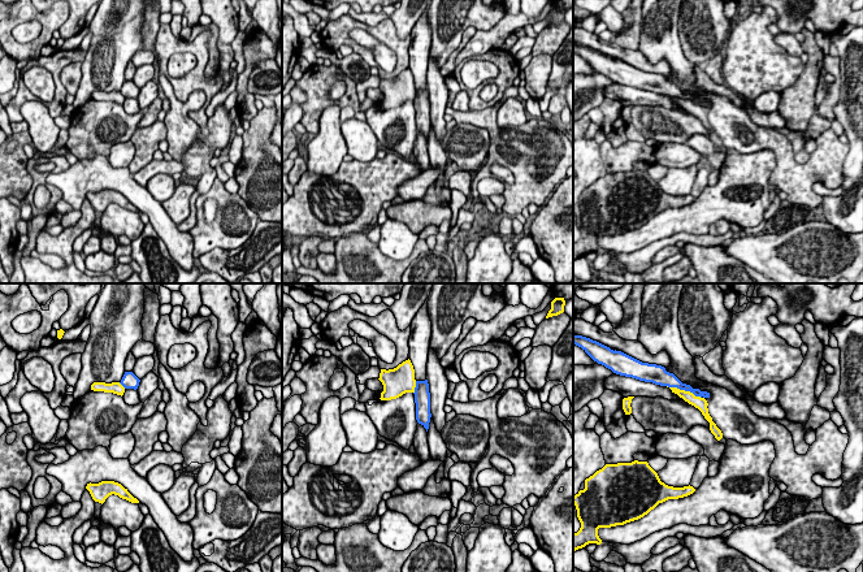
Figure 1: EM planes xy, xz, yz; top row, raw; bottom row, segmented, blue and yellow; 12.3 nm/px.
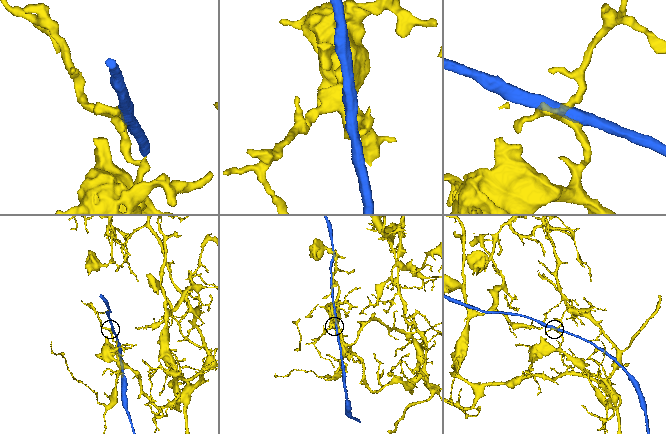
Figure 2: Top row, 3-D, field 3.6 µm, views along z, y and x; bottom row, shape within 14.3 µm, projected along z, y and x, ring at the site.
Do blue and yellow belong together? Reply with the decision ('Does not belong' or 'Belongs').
Does not belong

